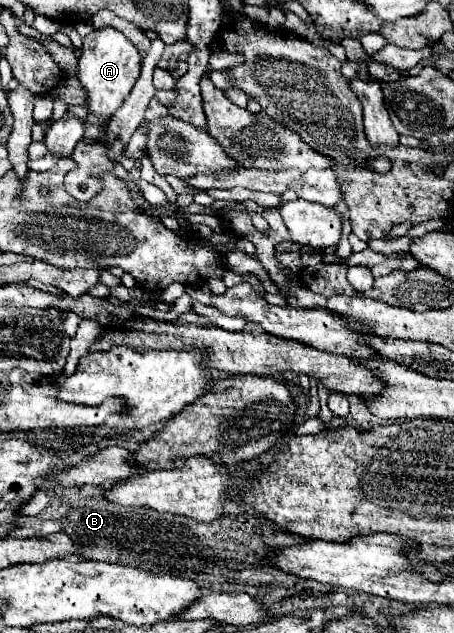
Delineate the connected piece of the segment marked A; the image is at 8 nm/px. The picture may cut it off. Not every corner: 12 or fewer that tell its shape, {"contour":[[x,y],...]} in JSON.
{"contour":[[112,27],[82,41],[84,137],[118,111],[142,55]]}

